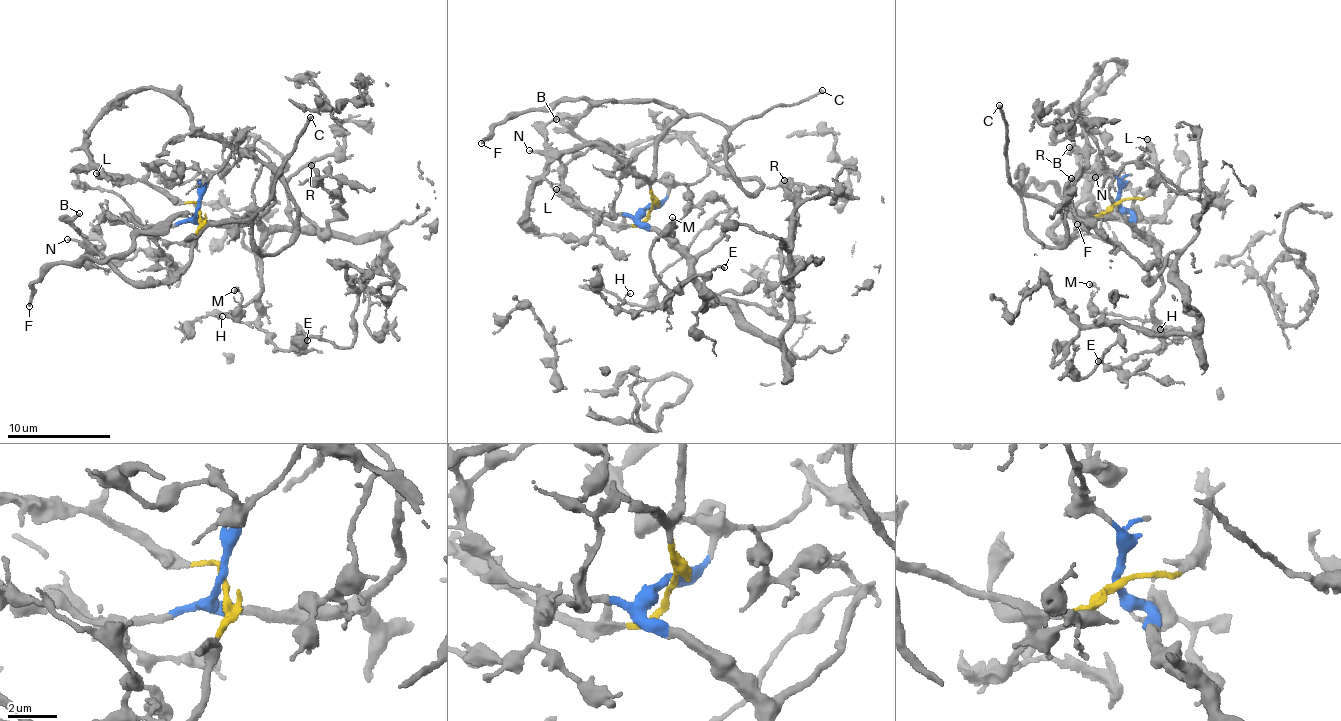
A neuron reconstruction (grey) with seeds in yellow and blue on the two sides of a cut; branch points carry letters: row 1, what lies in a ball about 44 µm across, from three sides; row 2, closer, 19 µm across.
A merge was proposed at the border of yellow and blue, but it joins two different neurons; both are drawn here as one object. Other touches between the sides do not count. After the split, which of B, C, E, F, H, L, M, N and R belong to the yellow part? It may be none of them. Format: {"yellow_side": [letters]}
{"yellow_side": ["B", "C", "F", "L", "N"]}

